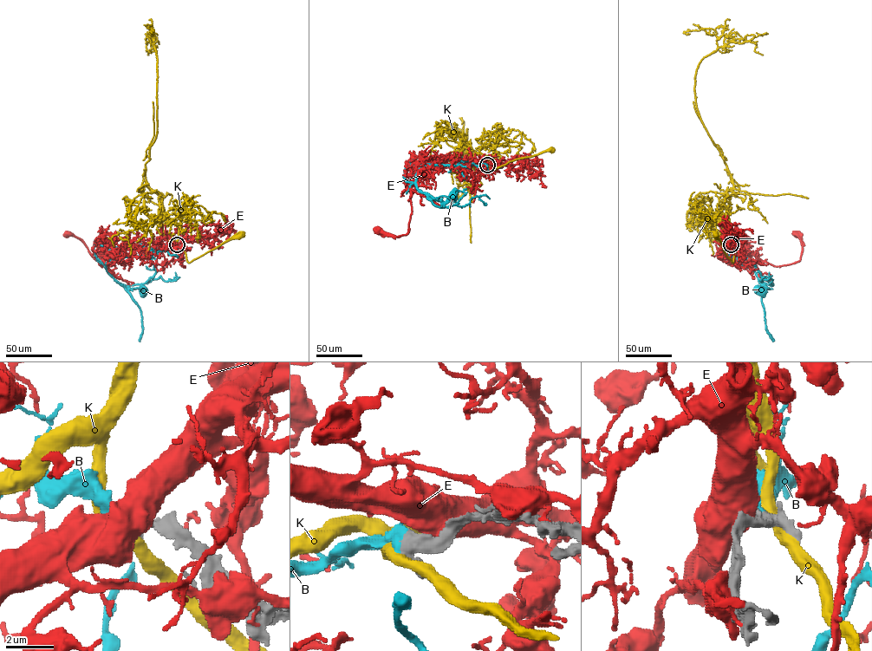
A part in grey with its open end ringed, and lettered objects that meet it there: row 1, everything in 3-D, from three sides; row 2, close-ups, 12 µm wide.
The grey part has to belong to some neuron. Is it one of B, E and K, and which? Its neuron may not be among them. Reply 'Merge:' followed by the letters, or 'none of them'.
Merge: B

